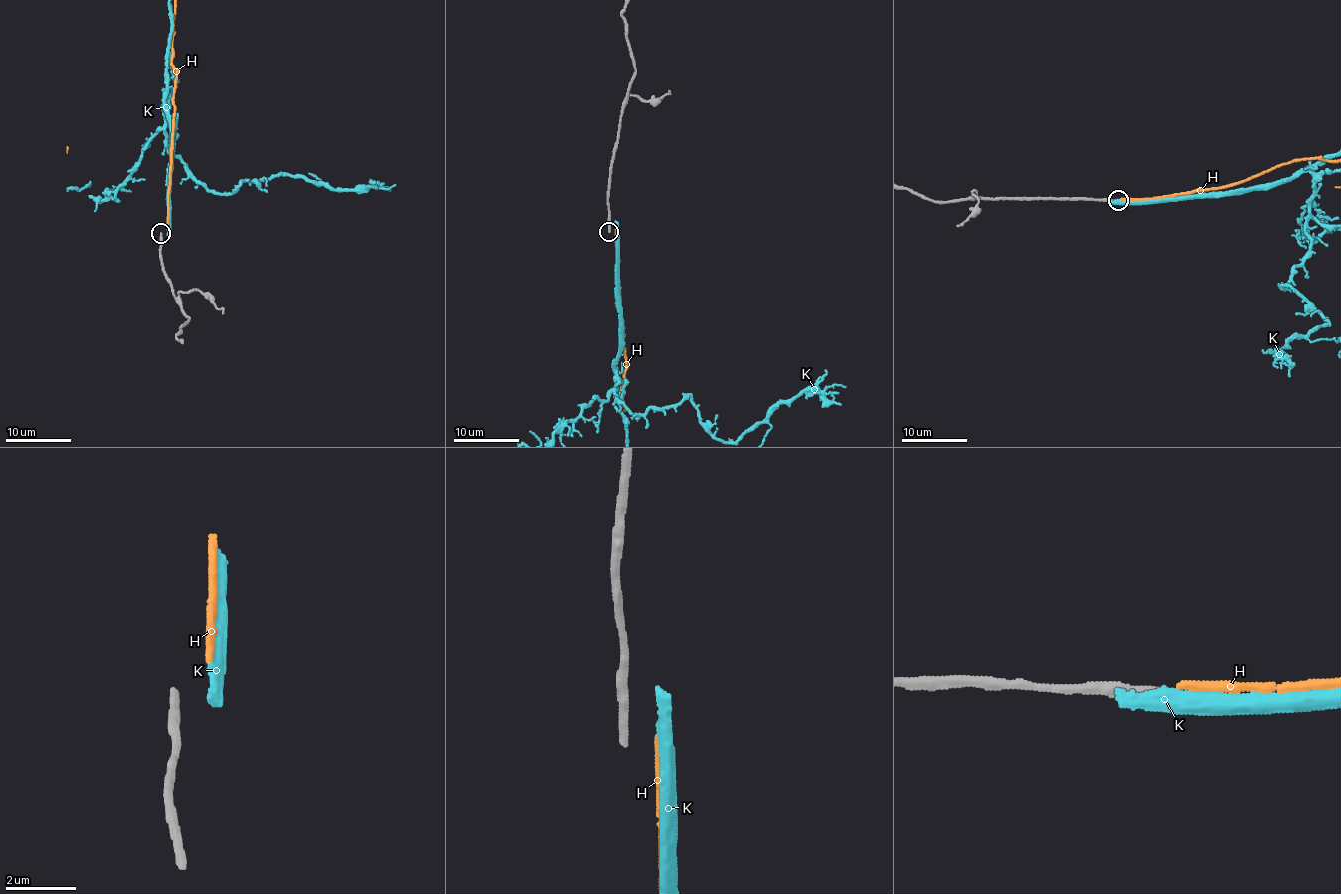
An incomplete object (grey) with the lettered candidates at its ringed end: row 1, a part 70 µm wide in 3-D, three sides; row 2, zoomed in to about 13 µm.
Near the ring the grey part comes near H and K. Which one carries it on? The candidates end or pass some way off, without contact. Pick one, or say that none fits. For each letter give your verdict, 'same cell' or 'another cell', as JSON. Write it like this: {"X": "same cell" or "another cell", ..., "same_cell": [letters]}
{"H": "another cell", "K": "another cell", "same_cell": []}

